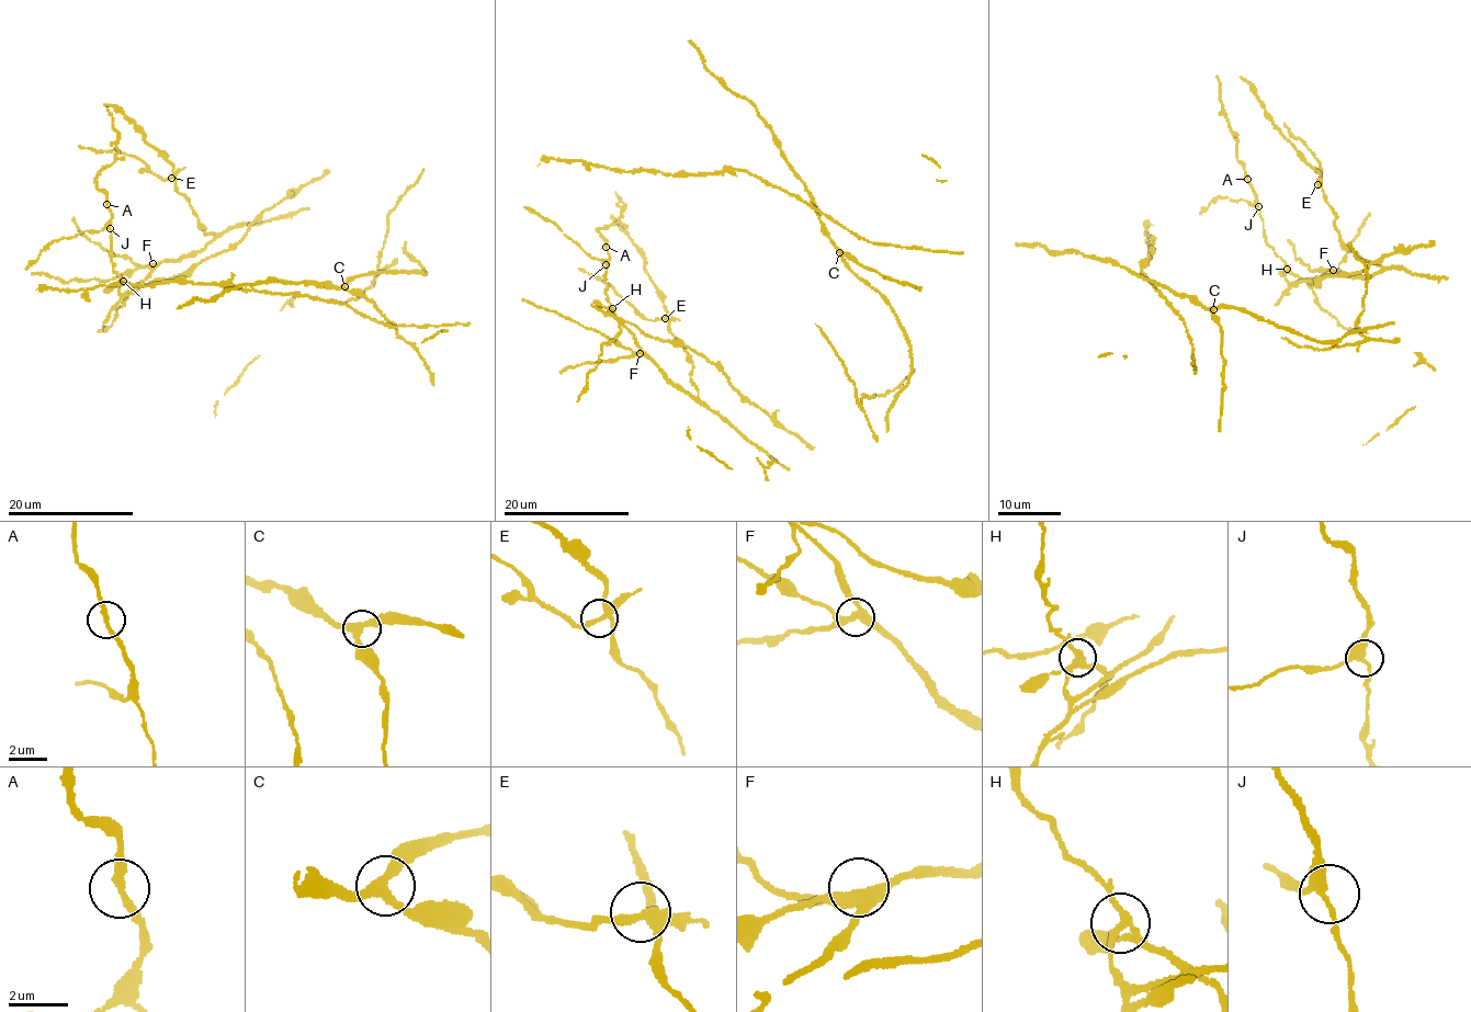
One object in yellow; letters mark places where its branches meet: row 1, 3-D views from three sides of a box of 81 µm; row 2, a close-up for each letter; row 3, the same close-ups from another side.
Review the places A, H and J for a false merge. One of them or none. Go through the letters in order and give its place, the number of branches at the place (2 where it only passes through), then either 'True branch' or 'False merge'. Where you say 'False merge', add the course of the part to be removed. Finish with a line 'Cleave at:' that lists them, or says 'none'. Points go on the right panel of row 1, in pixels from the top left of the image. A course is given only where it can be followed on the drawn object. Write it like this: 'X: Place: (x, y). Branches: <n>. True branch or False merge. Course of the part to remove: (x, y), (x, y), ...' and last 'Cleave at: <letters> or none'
A: Place: (1247, 179). Branches: 2. True branch
H: Place: (1287, 269). Branches: 4. False merge
J: Place: (1258, 206). Branches: 3. True branch
Cleave at: H

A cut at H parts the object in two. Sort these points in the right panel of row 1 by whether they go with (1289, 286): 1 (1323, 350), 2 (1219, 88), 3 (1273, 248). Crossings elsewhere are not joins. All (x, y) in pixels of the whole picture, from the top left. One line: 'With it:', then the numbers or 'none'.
With it: 1

